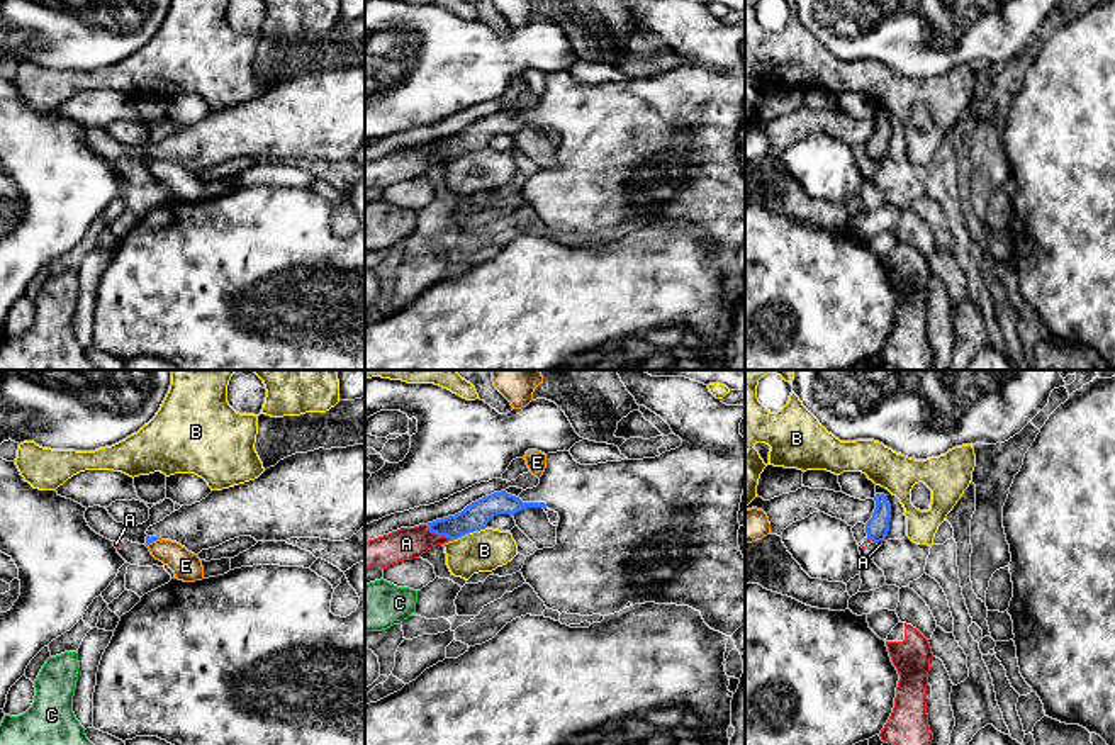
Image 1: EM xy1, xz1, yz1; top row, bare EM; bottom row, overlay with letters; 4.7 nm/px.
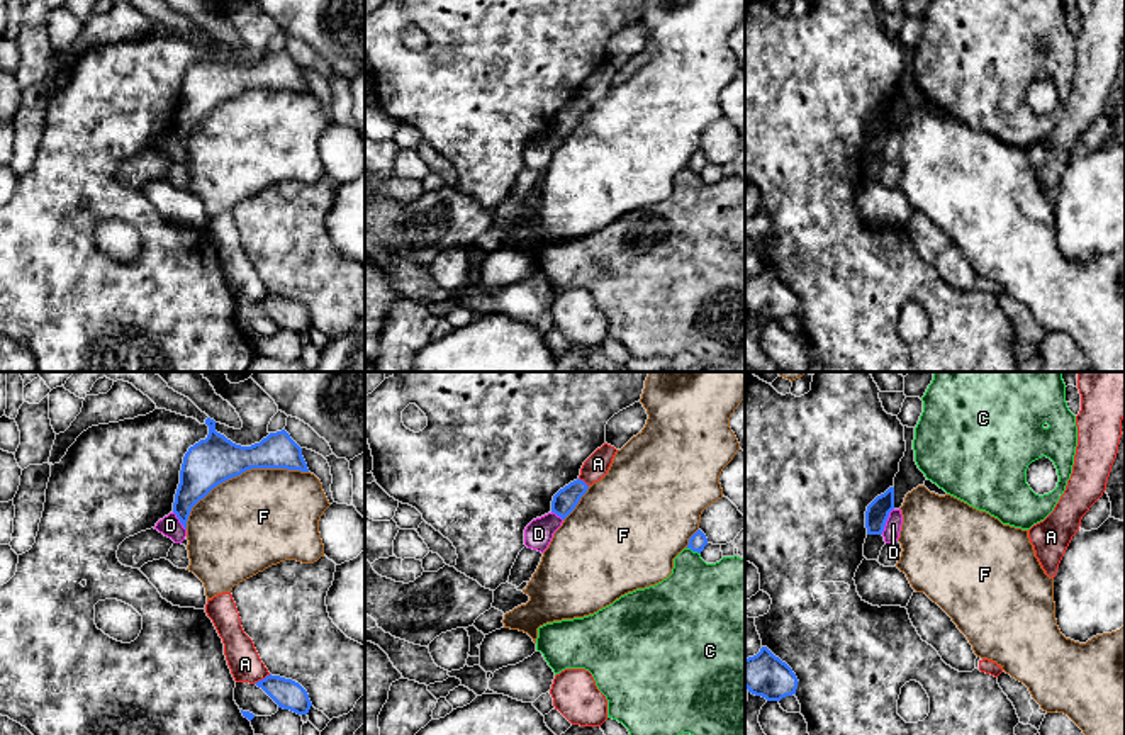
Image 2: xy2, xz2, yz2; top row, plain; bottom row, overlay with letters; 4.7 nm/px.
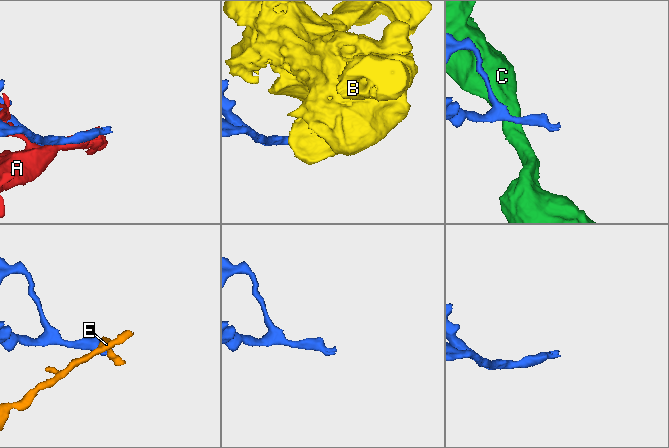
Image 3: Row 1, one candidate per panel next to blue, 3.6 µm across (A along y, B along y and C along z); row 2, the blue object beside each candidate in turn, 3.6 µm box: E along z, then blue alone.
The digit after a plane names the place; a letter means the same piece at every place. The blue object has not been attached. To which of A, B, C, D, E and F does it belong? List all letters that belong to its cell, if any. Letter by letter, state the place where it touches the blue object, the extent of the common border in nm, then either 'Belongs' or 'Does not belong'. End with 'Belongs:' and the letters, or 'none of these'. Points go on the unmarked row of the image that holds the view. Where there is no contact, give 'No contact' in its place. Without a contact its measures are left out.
A: Touches blue at xz1 (438, 155). Shared border 150 nm. Does not belong
B: Touches blue at xz1 (469, 151). Shared border 180 nm. Does not belong
C: Touches blue at xz2 (694, 170). Shared border 70 nm. Does not belong
D: Touches blue at yz2 (886, 140). Shared border 140 nm. Does not belong
E: Touches blue at xy1 (153, 160). Shared border 80 nm. Does not belong
F: Touches blue at xy2 (240, 94). Shared border 650 nm. Does not belong
Belongs: none of these

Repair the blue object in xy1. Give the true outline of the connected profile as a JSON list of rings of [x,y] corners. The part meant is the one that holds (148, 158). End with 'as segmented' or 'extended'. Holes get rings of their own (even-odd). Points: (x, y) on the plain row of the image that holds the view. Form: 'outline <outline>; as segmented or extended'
outline [[[365,64],[295,73],[266,88],[258,98],[212,110],[205,119],[153,144],[146,151],[146,166],[156,160],[171,160],[199,175],[239,156],[256,161],[287,161],[290,158],[321,158],[345,161],[365,146]]]; extended

